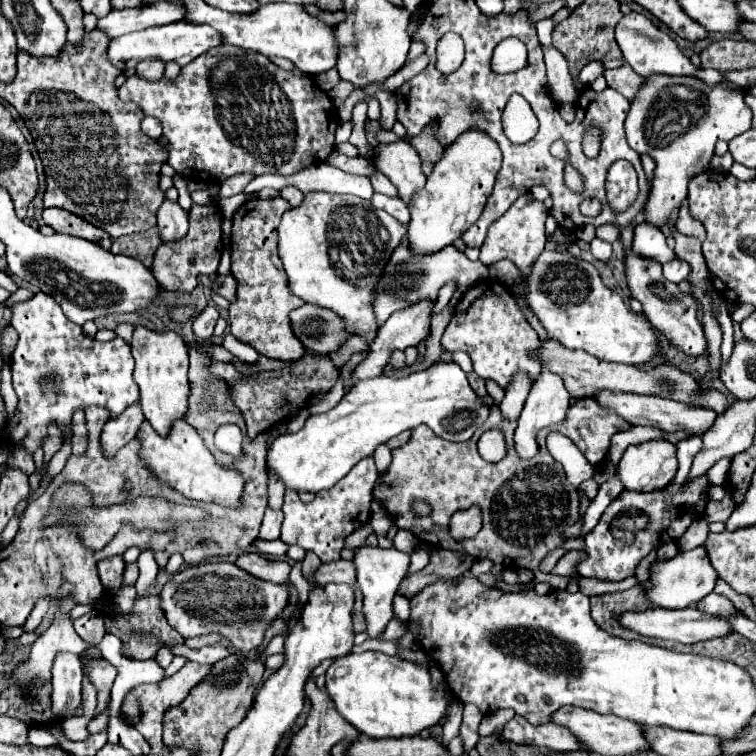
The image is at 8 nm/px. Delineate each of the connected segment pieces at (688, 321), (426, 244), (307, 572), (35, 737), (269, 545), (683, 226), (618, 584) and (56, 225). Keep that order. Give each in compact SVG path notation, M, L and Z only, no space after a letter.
M632 251L632 253L626 253L624 265L626 265L624 275L626 275L630 295L640 301L642 311L648 317L648 321L670 341L670 345L686 355L694 355L694 357L708 355L708 341L706 341L702 325L696 317L696 301L690 295L682 293L678 289L678 285L664 281L662 265L658 261L646 259Z
M466 131L462 133L446 151L444 157L436 163L432 175L426 181L426 187L422 191L416 191L412 195L412 203L410 203L410 213L412 219L408 223L408 247L414 255L432 255L440 249L444 249L446 245L452 245L458 237L462 237L462 233L476 223L476 219L480 217L486 199L492 193L496 175L500 171L502 165L502 153L498 149L498 145L482 131Z
M306 553L306 559L302 561L302 575L304 575L304 579L310 583L310 589L312 589L312 573L316 573L316 569L320 567L322 563L320 563L320 559L314 555L314 553Z
M30 727L28 733L30 733L28 735L30 745L36 745L36 747L54 747L54 745L58 745L58 739L50 731L46 731L44 727Z
M276 539L276 541L254 541L254 549L258 553L266 553L272 557L286 557L288 545L282 543L280 539Z
M684 199L684 203L680 205L680 211L678 211L678 219L676 219L676 227L680 233L684 235L692 235L692 237L698 237L698 239L704 239L706 237L706 231L704 231L704 225L694 219L688 211L688 199Z
M580 577L580 591L588 597L592 595L600 595L600 593L610 593L610 591L622 591L626 589L624 581L600 581L600 579L586 579Z
M44 209L44 223L48 227L52 227L56 233L64 233L64 235L72 235L72 237L80 237L80 239L86 239L86 241L92 241L92 243L98 243L102 245L104 249L110 249L112 245L112 239L98 227L86 223L84 219L64 211L64 209Z

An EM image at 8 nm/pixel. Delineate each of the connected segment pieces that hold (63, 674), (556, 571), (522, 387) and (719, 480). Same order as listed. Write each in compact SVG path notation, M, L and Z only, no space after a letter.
M58 653L52 665L52 711L72 715L82 701L82 663L74 653Z
M578 551L566 553L566 555L556 563L556 567L552 569L552 575L560 575L560 577L572 575L572 571L576 571L576 561L580 561L580 553L578 553Z
M516 375L514 381L510 383L510 387L506 389L506 395L504 395L504 401L500 403L500 409L504 413L504 417L508 419L518 419L520 411L522 411L522 405L528 397L528 377L526 375Z
M720 461L720 463L716 463L716 467L712 467L712 469L706 473L708 483L710 483L710 485L724 485L724 477L726 477L726 473L728 473L728 465L730 465L730 461Z

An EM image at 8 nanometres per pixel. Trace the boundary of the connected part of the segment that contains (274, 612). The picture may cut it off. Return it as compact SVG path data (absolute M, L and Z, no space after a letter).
M204 563L178 571L160 591L160 609L170 627L184 639L218 633L232 641L232 645L250 653L260 647L266 627L282 613L288 599L286 585L274 585L244 573L234 563Z

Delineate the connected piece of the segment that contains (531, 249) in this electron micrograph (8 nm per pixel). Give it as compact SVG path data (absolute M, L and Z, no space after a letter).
M526 193L524 197L520 197L510 209L508 213L504 213L498 221L494 221L488 229L486 241L480 247L480 261L488 267L494 265L500 259L510 259L518 269L520 269L520 277L516 284L517 292L522 295L522 299L526 301L526 277L532 273L532 265L536 263L536 259L540 257L544 243L546 243L546 235L544 235L544 223L548 217L548 209L544 207L542 201L532 199L530 193Z

